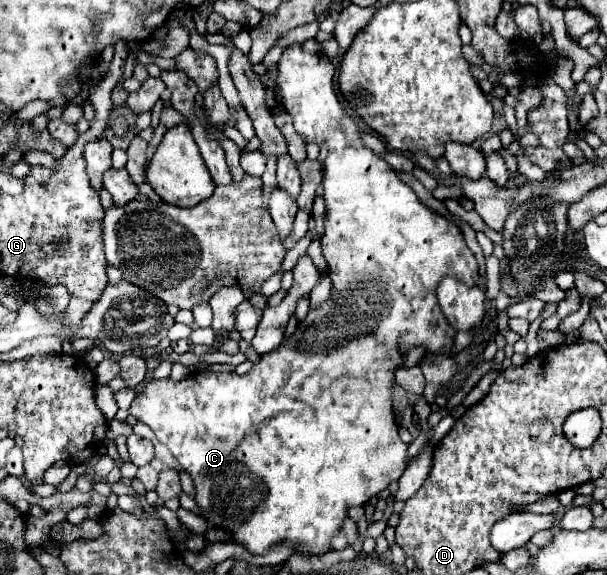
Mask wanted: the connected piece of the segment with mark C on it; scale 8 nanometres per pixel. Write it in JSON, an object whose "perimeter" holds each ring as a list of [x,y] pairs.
{"perimeter":[[[291,44],[279,60],[279,76],[277,76],[277,86],[281,88],[281,94],[283,94],[281,106],[293,116],[297,134],[307,136],[309,142],[315,142],[319,146],[325,142],[329,148],[329,156],[323,164],[327,216],[325,216],[325,236],[321,238],[321,248],[323,248],[323,256],[329,266],[329,278],[333,282],[331,298],[327,302],[323,302],[321,306],[309,308],[307,318],[297,324],[297,330],[289,338],[283,338],[283,342],[275,350],[271,350],[269,354],[263,354],[259,358],[259,362],[253,364],[253,368],[247,374],[243,374],[243,376],[239,376],[235,372],[215,374],[211,370],[205,370],[205,372],[189,374],[187,378],[183,378],[179,382],[173,382],[171,378],[151,380],[147,384],[147,388],[135,398],[135,402],[129,408],[131,416],[135,416],[143,424],[147,424],[155,432],[157,440],[161,444],[165,444],[171,450],[171,454],[179,460],[179,464],[185,468],[185,472],[191,474],[191,478],[195,482],[195,492],[197,492],[195,500],[203,510],[203,518],[215,528],[229,530],[233,534],[233,540],[243,544],[251,554],[267,554],[273,544],[285,542],[285,540],[297,542],[305,552],[325,554],[327,550],[331,550],[331,544],[329,544],[331,536],[341,530],[341,524],[347,516],[347,508],[353,504],[367,504],[373,496],[377,496],[381,490],[385,490],[391,482],[401,478],[401,474],[407,466],[407,444],[401,442],[401,438],[399,438],[399,426],[395,422],[395,412],[393,412],[393,404],[391,404],[391,388],[395,384],[395,370],[403,366],[403,358],[415,346],[421,346],[427,354],[433,354],[433,356],[451,352],[457,330],[447,322],[445,314],[439,308],[437,286],[445,276],[451,276],[467,286],[475,286],[479,280],[477,260],[475,260],[473,252],[467,248],[461,230],[453,222],[443,218],[441,214],[427,208],[417,198],[417,194],[403,180],[399,180],[397,172],[383,158],[379,158],[373,150],[363,146],[359,126],[345,114],[345,110],[341,108],[341,104],[337,100],[337,94],[333,88],[333,74],[335,74],[335,66],[331,64],[329,58],[325,58],[323,54],[317,54],[317,56],[305,54],[299,44]]]}

